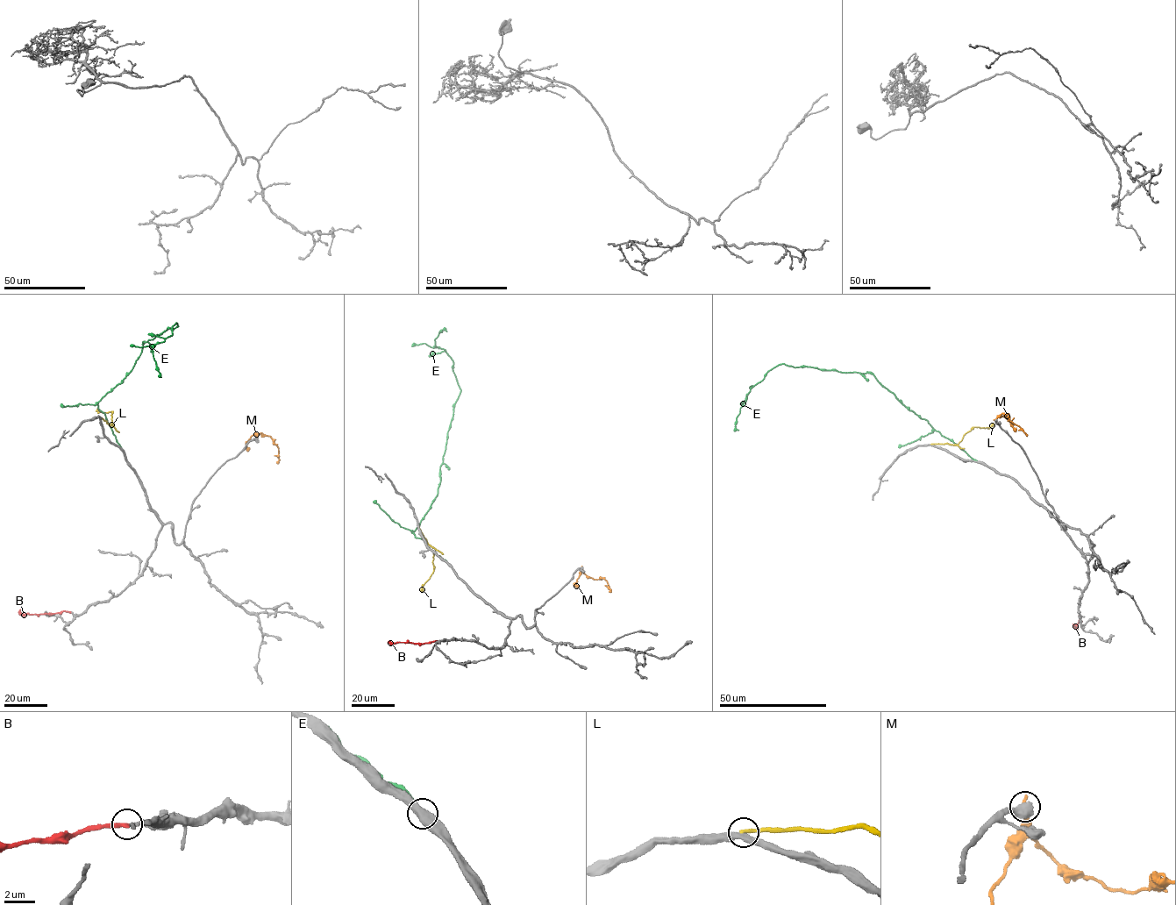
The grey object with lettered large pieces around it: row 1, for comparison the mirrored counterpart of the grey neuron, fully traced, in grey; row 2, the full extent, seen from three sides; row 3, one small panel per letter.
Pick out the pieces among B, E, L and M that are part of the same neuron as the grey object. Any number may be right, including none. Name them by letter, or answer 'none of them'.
B

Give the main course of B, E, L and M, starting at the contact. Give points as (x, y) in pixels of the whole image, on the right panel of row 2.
B: (1079, 615), (1079, 620), (1076, 627), (1072, 623)
E: (976, 460), (908, 409), (868, 373), (780, 364), (749, 391), (737, 416), (738, 430)
L: (930, 445), (957, 445), (974, 427), (989, 428), (994, 423)
M: (995, 419), (1001, 413), (1008, 414), (1009, 420), (1027, 436)

